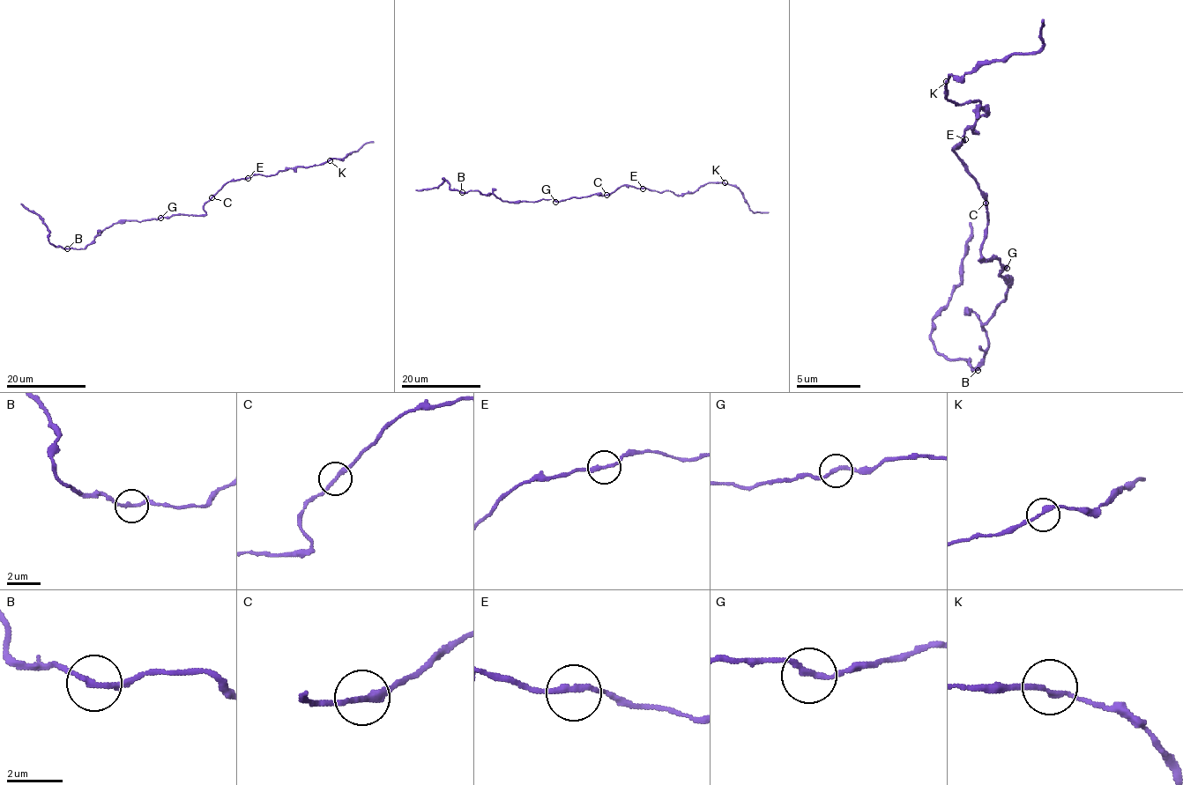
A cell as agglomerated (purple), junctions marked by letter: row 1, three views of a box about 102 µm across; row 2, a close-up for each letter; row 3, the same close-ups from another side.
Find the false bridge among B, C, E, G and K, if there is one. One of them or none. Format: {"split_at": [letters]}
{"split_at": []}

